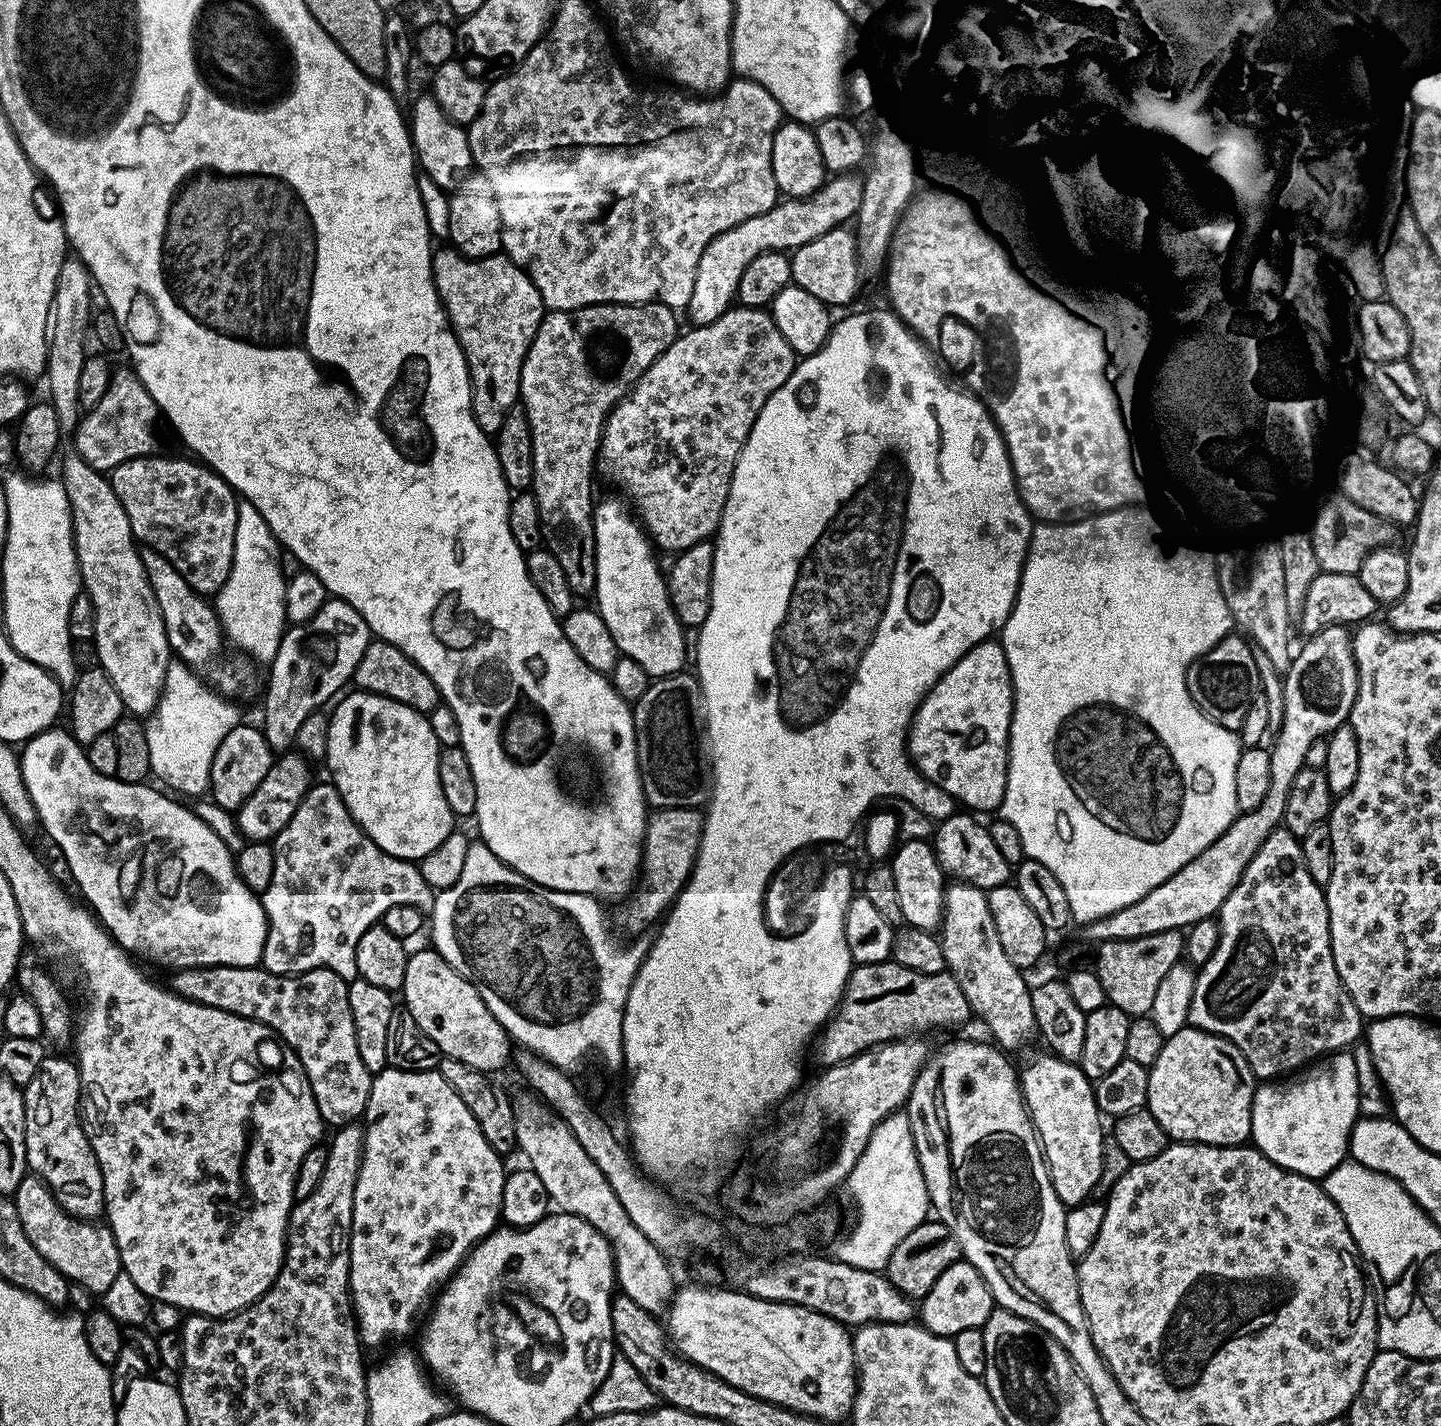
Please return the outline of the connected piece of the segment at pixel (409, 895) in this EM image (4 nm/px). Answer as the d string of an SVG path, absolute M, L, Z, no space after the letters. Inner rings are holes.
M331 782L313 783L302 798L294 818L276 835L272 844L274 874L270 886L262 893L268 933L264 943L262 966L276 976L294 976L315 968L334 970L346 981L357 979L356 947L358 938L381 923L390 906L414 906L421 910L432 907L434 890L422 878L419 867L411 860L386 854L356 825L356 819L342 802L342 794Z

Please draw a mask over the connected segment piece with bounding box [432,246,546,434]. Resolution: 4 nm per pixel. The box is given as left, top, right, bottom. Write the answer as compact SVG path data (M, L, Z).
M451 246L437 247L432 254L432 277L448 323L455 332L456 341L460 343L460 349L468 363L468 377L472 379L474 418L485 434L495 434L502 426L508 411L517 407L520 398L520 371L540 321L546 315L544 299L540 297L534 282L525 274L524 269L519 268L504 254L469 260Z

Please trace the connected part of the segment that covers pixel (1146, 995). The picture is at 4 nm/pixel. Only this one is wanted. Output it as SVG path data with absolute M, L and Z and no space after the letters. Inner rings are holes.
M1179 931L1150 934L1133 940L1107 940L1099 945L1100 957L1094 970L1106 990L1108 1003L1122 1010L1130 1018L1144 1018L1154 1006L1154 993L1170 966L1181 963L1184 956L1184 936Z

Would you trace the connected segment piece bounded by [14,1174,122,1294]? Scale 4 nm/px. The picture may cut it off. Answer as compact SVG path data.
M35 1174L26 1175L22 1182L18 1182L14 1199L26 1238L30 1238L34 1250L38 1250L38 1254L42 1254L42 1258L46 1258L54 1270L61 1272L71 1283L86 1286L86 1290L93 1294L103 1294L110 1289L122 1269L118 1246L107 1223L79 1220L71 1216Z

